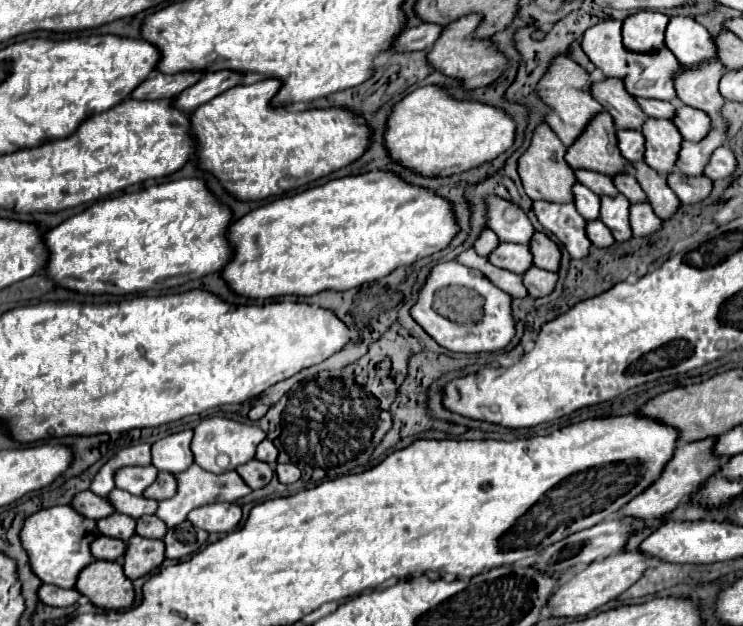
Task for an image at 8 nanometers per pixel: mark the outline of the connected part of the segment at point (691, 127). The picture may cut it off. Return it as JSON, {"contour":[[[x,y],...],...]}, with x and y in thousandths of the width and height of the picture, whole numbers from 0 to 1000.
{"contour":[[[913,171],[910,190],[904,190],[904,196],[913,203],[913,209],[921,216],[923,225],[939,228],[945,225],[953,209],[958,206],[958,193],[953,184],[942,181],[942,177],[931,177],[931,171]]]}

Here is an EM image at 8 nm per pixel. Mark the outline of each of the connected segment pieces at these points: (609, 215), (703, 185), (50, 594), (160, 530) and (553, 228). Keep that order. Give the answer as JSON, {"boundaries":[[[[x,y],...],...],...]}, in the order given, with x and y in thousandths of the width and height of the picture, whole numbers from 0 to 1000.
{"boundaries":[[[[832,312],[832,315],[810,315],[808,350],[824,369],[824,375],[826,375],[826,382],[832,388],[840,388],[840,385],[851,382],[851,363],[848,363],[848,353],[845,353],[845,334],[848,334],[848,324],[837,312]]],[[[907,273],[904,280],[899,280],[899,296],[913,312],[918,327],[945,324],[958,308],[958,289],[950,280],[926,286],[923,280],[915,280],[915,273]]],[[[57,935],[54,938],[54,960],[70,970],[94,970],[108,957],[108,947],[102,941],[83,941],[73,935]]],[[[194,823],[186,829],[186,839],[183,839],[183,851],[199,861],[221,861],[223,845],[226,842],[210,823]]],[[[719,321],[719,340],[732,366],[746,372],[759,395],[764,398],[770,414],[786,414],[794,404],[797,388],[789,375],[789,353],[778,343],[770,324],[738,324]]]]}

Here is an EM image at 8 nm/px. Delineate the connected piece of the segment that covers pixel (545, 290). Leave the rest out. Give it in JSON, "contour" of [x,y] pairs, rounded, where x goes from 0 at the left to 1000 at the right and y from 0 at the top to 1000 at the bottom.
{"contour":[[[716,427],[711,430],[711,436],[705,436],[705,455],[711,458],[711,468],[724,478],[724,474],[735,474],[746,465],[751,452],[751,439],[732,433],[727,427]]]}

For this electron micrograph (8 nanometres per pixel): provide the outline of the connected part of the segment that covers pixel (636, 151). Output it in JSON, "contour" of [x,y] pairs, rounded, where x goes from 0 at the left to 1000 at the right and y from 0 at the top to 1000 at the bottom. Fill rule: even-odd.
{"contour":[[[832,209],[832,235],[845,257],[867,257],[867,216],[861,209]]]}

